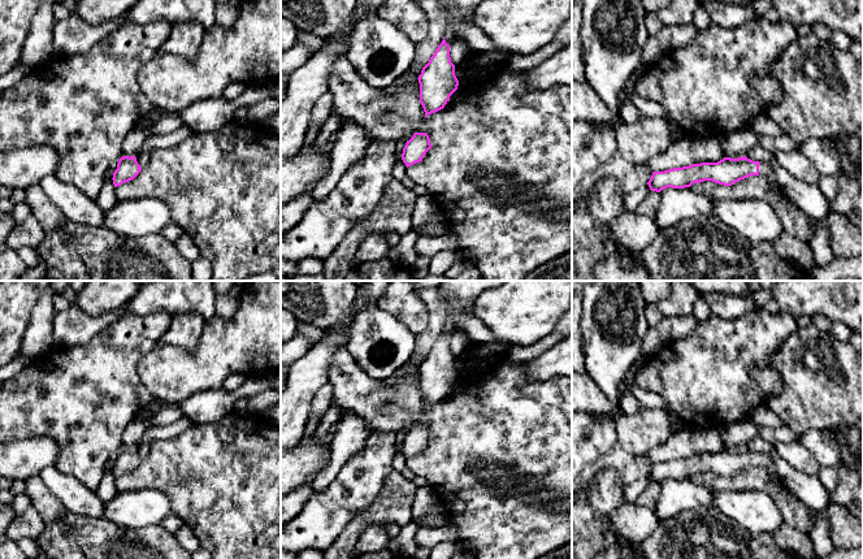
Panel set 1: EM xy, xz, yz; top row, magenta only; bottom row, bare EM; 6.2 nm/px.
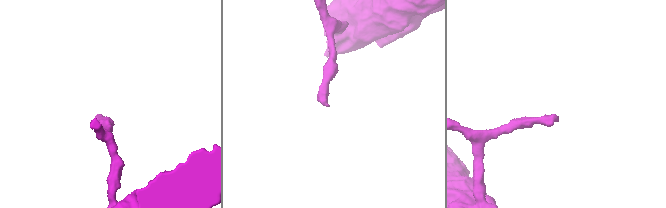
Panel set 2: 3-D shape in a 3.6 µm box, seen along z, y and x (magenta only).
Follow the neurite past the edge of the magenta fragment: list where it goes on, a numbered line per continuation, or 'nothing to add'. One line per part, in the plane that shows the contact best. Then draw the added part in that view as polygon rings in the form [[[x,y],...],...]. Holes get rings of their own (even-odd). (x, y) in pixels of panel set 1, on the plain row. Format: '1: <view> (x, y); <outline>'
1: yz (764, 459); [[[760,452],[759,465],[760,467],[768,467],[771,463],[772,463],[771,456],[766,452]]]

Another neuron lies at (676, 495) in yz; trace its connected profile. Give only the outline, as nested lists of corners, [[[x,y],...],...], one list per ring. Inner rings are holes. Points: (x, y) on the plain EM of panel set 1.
[[[667,478],[659,485],[660,493],[654,510],[660,521],[684,511],[712,506],[714,493],[690,478]]]

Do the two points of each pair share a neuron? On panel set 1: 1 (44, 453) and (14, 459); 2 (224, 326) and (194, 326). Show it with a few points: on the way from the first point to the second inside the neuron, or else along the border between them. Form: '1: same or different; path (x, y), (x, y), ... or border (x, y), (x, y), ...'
1: same; path (37, 453), (22, 456)
2: different; border (207, 320), (199, 342), (191, 351), (186, 351)

